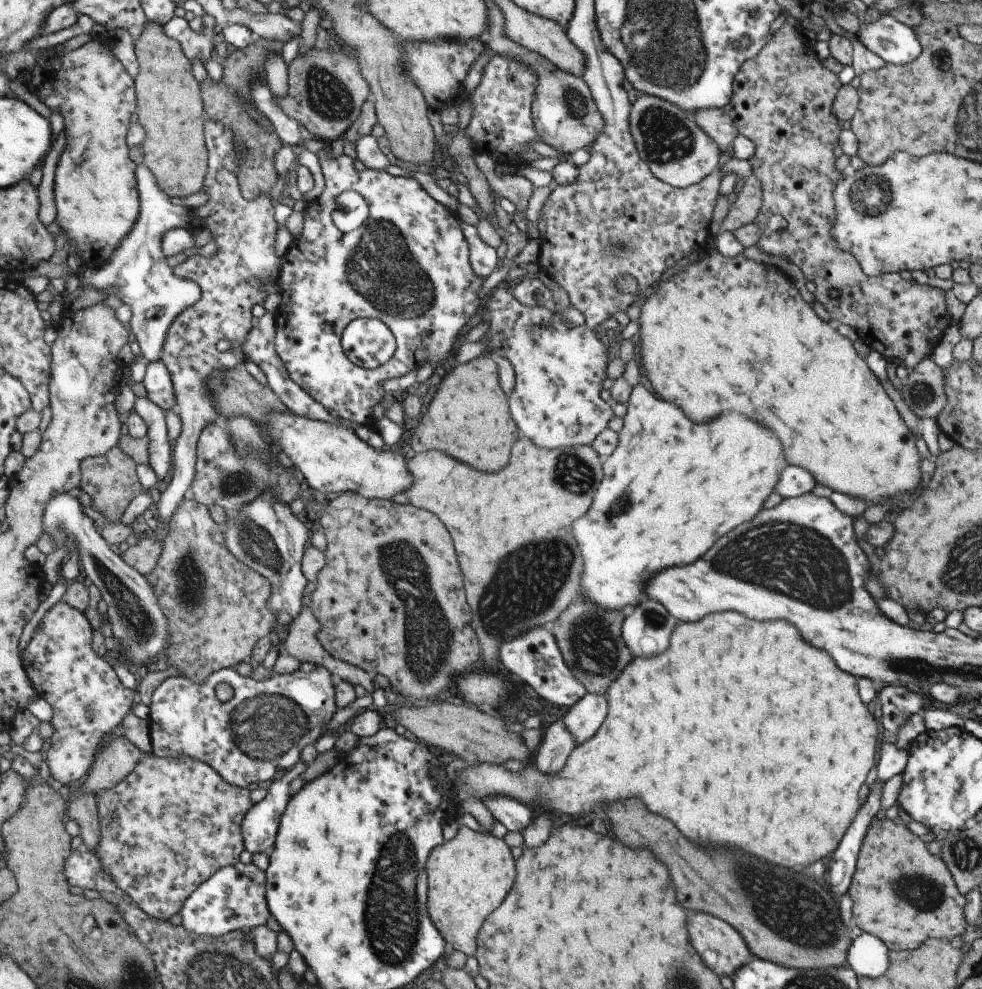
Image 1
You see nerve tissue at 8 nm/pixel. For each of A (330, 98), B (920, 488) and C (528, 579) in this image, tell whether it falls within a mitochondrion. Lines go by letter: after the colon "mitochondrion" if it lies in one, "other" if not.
A: mitochondrion
B: other
C: mitochondrion

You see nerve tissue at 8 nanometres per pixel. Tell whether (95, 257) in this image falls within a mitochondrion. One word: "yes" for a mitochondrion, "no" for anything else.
no

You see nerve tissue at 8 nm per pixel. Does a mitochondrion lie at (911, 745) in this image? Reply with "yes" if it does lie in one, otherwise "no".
no

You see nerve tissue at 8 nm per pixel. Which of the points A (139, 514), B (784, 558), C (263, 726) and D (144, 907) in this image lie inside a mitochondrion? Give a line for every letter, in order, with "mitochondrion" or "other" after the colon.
A: other
B: mitochondrion
C: mitochondrion
D: other

